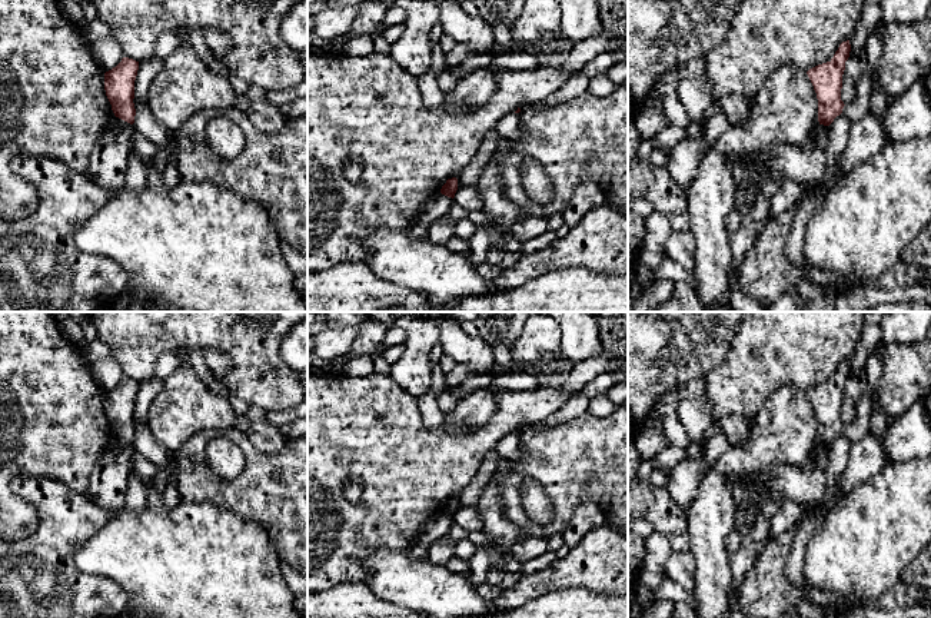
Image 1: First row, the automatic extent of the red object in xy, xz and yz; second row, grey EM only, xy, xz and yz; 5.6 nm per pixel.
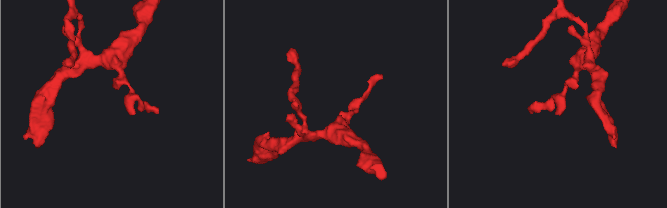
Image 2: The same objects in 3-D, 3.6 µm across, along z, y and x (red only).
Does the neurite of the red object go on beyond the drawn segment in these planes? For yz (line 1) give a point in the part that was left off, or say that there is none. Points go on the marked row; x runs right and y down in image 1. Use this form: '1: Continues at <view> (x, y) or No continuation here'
1: No continuation here

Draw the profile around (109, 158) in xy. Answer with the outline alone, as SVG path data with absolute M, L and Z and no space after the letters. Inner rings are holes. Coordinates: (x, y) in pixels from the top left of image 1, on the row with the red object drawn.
M116 117L92 149L87 176L110 193L124 187L134 132L133 124Z

